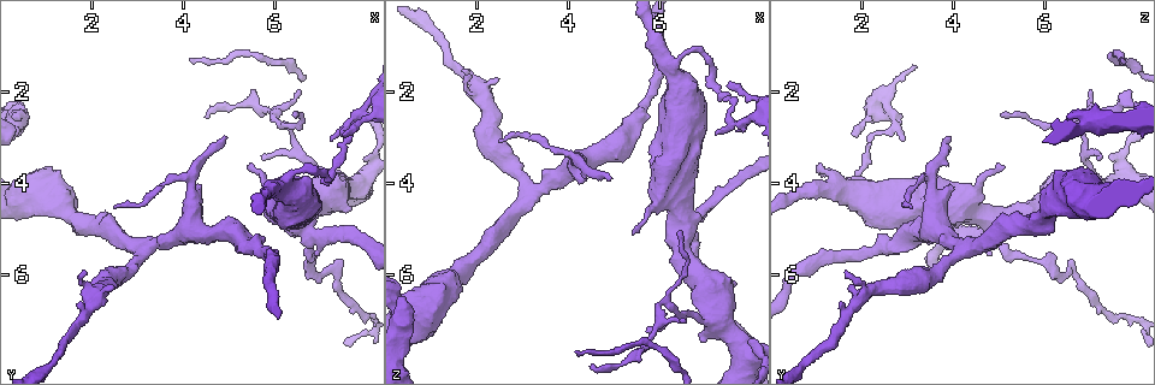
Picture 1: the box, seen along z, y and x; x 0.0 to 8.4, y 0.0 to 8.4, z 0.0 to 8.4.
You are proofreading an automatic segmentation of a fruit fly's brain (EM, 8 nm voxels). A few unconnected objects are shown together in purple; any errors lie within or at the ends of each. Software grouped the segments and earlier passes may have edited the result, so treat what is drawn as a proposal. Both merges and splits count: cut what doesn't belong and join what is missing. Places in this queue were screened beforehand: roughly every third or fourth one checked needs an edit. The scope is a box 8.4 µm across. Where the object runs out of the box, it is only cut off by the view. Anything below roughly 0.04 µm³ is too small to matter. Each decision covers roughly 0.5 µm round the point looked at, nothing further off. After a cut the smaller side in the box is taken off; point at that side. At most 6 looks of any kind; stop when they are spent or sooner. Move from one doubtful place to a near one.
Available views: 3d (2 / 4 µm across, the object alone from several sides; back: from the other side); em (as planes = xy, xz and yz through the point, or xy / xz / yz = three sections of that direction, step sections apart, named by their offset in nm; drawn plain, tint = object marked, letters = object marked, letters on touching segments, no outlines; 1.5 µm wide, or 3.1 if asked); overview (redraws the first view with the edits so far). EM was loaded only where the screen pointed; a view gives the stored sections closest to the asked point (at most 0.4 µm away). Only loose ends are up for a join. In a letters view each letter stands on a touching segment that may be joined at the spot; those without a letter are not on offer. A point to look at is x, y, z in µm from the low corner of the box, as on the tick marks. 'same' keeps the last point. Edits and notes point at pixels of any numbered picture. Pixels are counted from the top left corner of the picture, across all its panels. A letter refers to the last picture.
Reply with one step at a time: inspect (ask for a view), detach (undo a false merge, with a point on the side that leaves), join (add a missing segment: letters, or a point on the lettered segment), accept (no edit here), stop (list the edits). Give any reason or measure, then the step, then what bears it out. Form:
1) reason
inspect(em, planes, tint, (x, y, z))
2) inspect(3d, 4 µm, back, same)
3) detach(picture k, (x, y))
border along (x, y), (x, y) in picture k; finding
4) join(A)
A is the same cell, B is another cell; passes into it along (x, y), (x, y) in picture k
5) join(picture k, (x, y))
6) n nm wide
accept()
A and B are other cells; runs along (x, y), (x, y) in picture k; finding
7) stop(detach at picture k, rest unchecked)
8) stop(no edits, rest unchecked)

three-way junction
inspect(3d, 4 µm, back, (3.20, 5.45, 4.30))

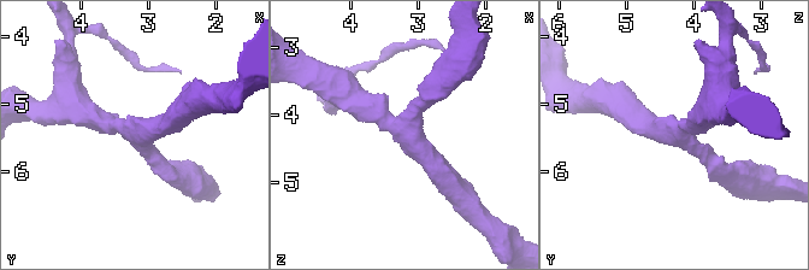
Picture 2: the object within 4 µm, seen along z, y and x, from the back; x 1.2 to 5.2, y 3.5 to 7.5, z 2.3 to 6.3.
3 arms; arms of 240, 320, 360 nm
inspect(em, xy, step 4, plain, (3.15, 5.35, 4.35))

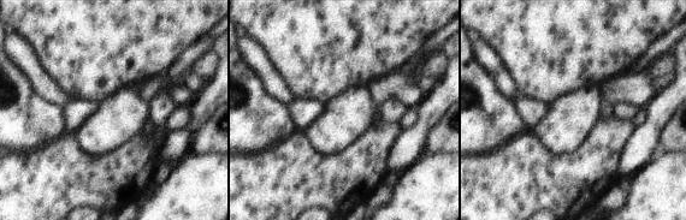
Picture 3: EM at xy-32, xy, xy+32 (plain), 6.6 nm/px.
inspect(em, xy, step 4, letters, same)

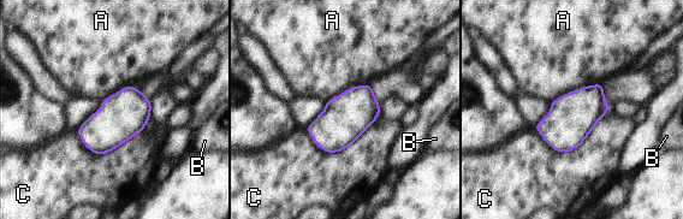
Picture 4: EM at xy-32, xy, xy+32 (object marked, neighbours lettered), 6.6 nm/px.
300 nm wide
accept()
A, B and C are other cells; border along (601, 83), (577, 87), (551, 101) in picture 4; one neuron here

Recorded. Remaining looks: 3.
sharp bend
inspect(em, planes, letters, (7.00, 3.80, 7.00))

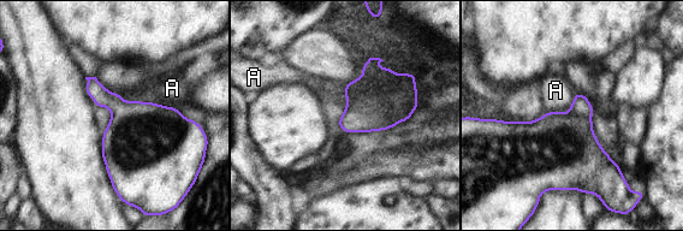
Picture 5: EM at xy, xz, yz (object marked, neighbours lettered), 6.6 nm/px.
accept()
A is another cell; border along (576, 93), (569, 106) in picture 5; all the same neuron

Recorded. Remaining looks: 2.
branch stops here
inspect(3d, 2 µm, (6.40, 2.50, 5.10))

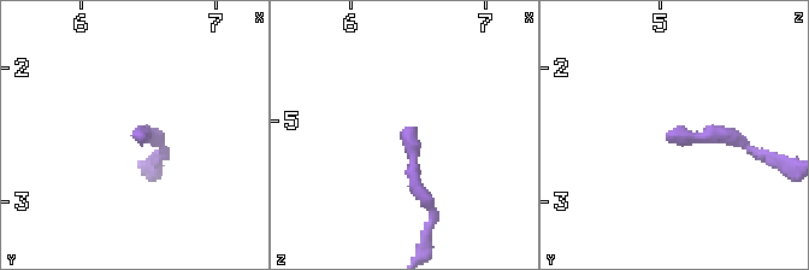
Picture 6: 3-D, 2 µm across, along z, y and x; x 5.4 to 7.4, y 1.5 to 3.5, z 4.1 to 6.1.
inspect(em, planes, letters, (6.42, 2.48, 5.06))

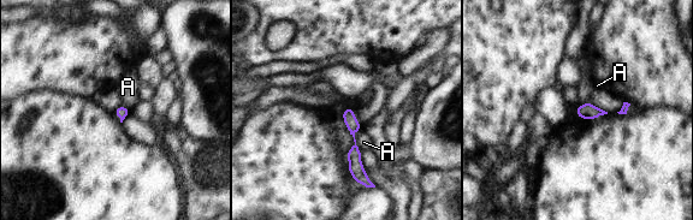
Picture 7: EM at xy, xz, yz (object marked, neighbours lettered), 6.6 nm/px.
A touches over 150 nm
accept()
A is another cell; border along (362, 128), (355, 134), (361, 149) in picture 7; no lettered segment goes on from it

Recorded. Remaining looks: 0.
stop(no edits, rest unchecked)

